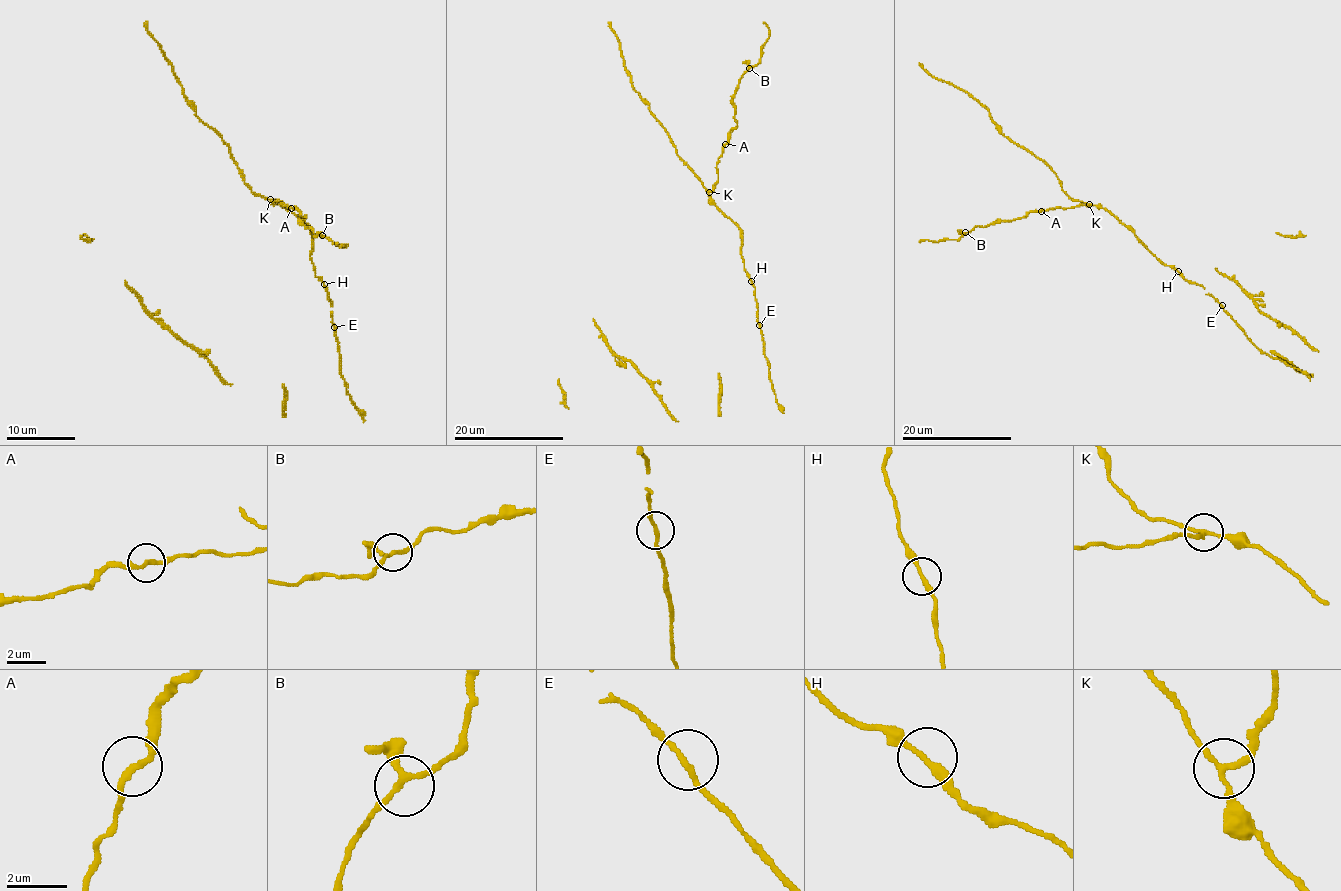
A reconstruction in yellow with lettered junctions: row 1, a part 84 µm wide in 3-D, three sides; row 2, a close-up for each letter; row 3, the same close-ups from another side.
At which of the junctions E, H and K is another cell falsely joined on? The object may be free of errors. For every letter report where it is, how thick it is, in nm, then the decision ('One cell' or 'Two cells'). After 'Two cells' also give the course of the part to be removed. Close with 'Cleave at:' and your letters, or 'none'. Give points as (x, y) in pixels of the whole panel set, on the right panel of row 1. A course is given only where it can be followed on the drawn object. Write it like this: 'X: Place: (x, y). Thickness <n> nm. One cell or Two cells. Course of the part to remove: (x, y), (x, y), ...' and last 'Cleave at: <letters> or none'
E: Place: (1222, 305). Thickness 180 nm. One cell
H: Place: (1178, 271). Thickness 220 nm. One cell
K: Place: (1089, 204). Thickness 180 nm. Two cells. Course of the part to remove: (1089, 204), (1030, 212), (1015, 220), (976, 226), (959, 239), (919, 242)
Cleave at: K

